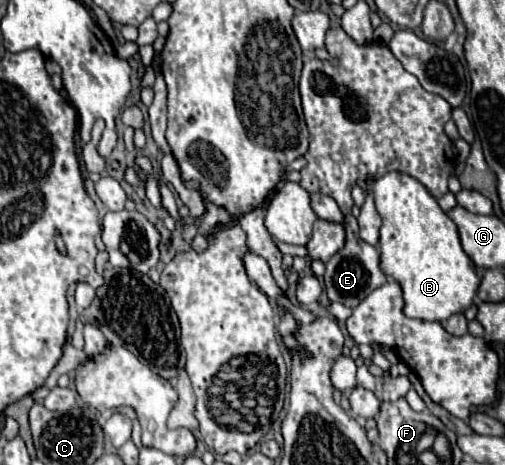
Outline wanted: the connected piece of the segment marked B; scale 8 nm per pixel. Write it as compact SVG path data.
M387 172L385 176L377 178L373 184L373 198L379 216L383 220L381 238L379 238L381 270L399 282L405 300L403 314L425 322L445 322L449 316L465 312L475 302L479 276L475 272L473 262L461 248L455 222L439 208L437 200L427 192L427 188L419 180L411 178L409 174Z

